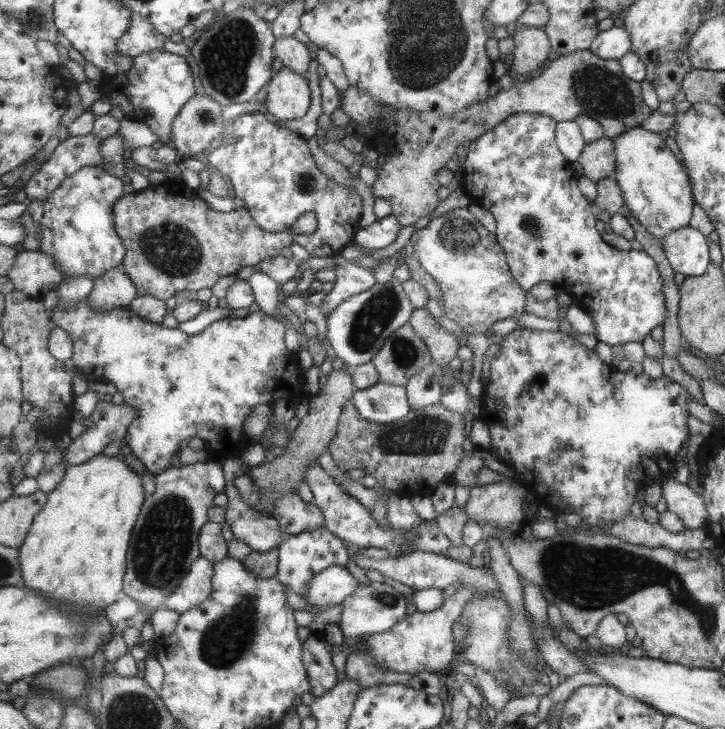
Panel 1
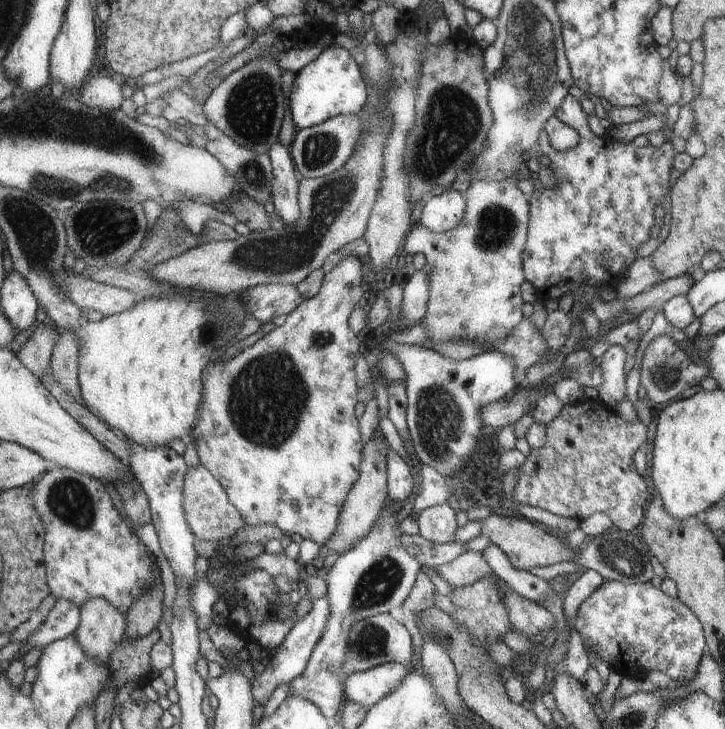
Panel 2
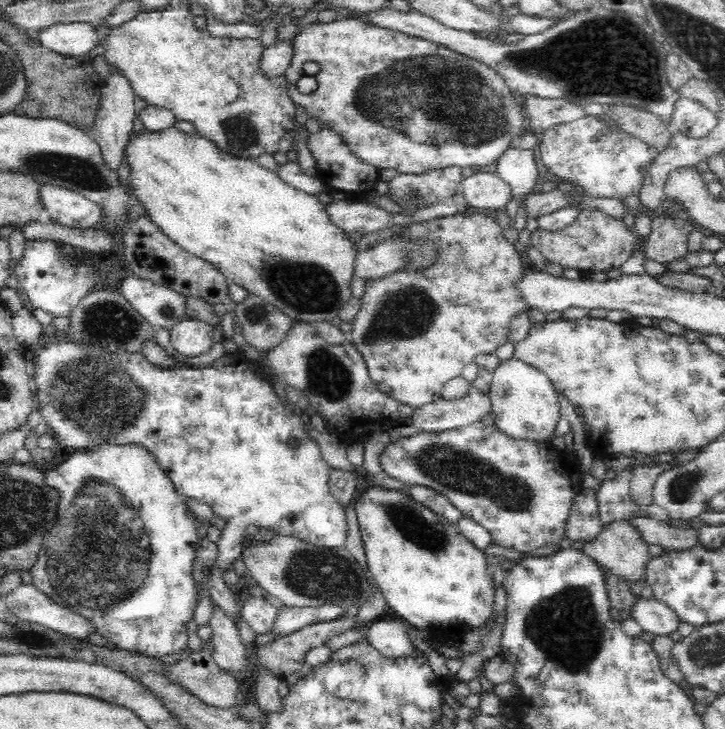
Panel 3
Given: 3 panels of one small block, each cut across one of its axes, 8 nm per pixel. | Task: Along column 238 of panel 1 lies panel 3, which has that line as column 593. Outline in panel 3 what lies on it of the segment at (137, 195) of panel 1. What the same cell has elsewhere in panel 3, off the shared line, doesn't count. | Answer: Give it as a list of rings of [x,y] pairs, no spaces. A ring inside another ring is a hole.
[[[596,208],[586,210],[578,216],[578,222],[572,222],[570,226],[550,232],[544,228],[538,228],[530,234],[530,244],[550,262],[550,264],[558,264],[564,270],[580,270],[584,274],[590,272],[608,272],[620,266],[636,252],[642,250],[644,260],[656,260],[658,264],[664,266],[674,266],[676,262],[686,260],[688,252],[688,236],[690,232],[694,232],[692,220],[686,218],[684,214],[680,216],[672,216],[670,212],[666,212],[664,216],[656,216],[652,220],[652,230],[650,234],[640,240],[638,232],[630,226],[624,224],[624,220],[612,218],[608,214],[598,212]]]

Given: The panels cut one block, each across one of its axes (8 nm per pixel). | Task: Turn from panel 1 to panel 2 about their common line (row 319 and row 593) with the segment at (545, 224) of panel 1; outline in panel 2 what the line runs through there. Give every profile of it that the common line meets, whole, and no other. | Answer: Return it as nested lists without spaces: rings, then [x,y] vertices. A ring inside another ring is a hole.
[[[603,582],[581,606],[577,612],[577,618],[573,620],[575,630],[579,632],[581,640],[585,642],[585,648],[595,652],[599,660],[609,664],[609,670],[615,670],[617,674],[633,680],[645,680],[647,674],[661,672],[671,680],[677,682],[691,682],[699,672],[701,656],[707,648],[703,624],[697,620],[693,610],[681,602],[677,596],[671,598],[661,588],[651,586],[651,582],[645,584],[621,584],[621,582]]]

